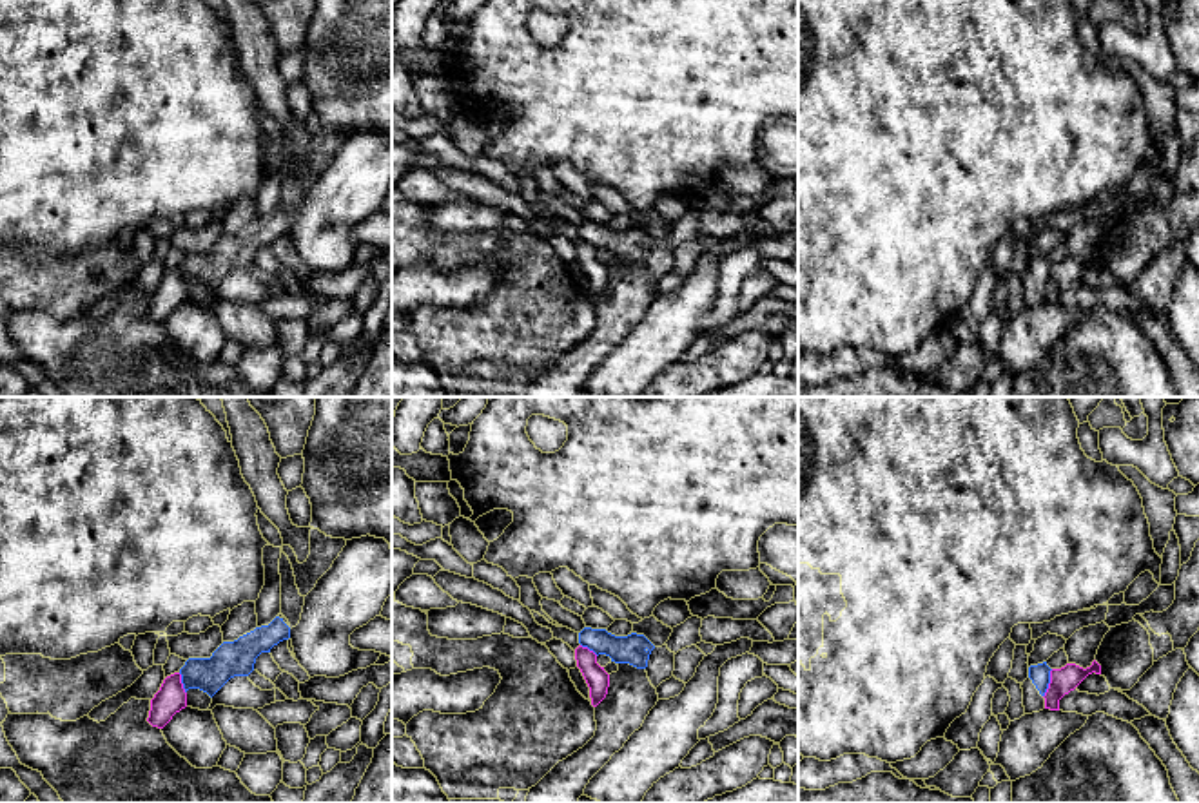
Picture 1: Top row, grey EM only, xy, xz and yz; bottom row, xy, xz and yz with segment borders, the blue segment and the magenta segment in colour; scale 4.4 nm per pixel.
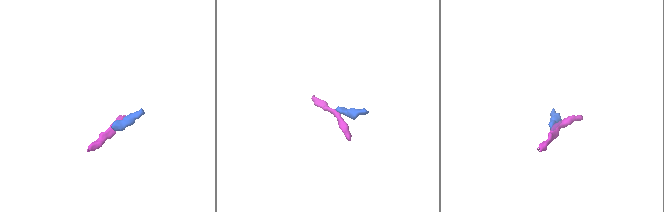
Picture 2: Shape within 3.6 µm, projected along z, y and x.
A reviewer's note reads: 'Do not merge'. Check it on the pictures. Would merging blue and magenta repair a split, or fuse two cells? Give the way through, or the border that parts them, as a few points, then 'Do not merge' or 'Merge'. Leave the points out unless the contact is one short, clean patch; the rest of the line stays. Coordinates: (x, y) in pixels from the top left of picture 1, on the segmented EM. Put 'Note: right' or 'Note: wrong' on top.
Note: right
Boundary: yz (1052, 669), (1043, 696). Do not merge

